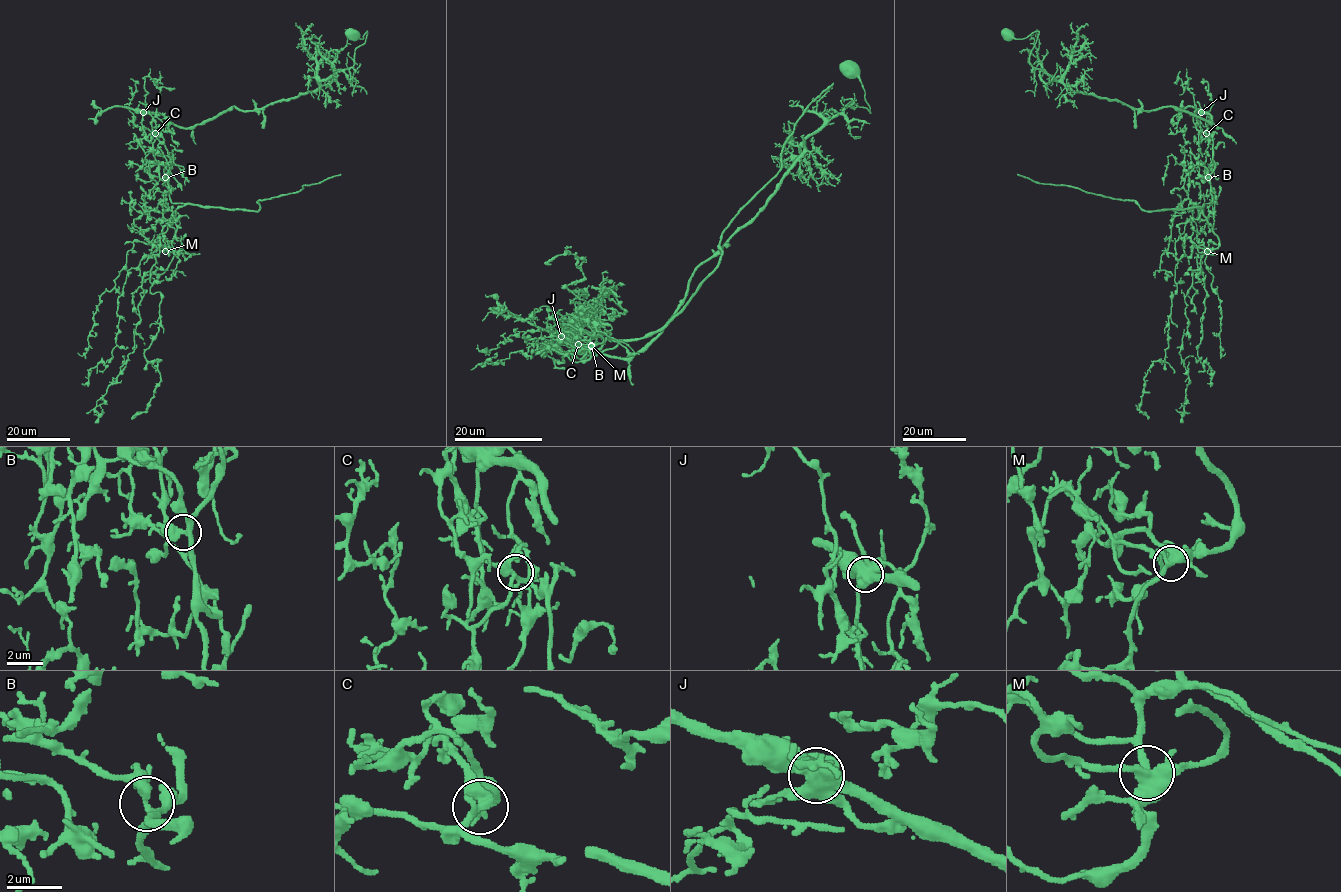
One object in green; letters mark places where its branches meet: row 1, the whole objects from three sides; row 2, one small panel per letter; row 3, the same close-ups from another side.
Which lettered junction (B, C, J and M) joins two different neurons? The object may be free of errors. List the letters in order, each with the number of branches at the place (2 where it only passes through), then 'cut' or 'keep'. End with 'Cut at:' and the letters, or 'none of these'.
B: 5 branches meet; keep
C: 5 branches meet; keep
J: 6 branches meet; cut
M: 5 branches meet; keep
Cut at: J

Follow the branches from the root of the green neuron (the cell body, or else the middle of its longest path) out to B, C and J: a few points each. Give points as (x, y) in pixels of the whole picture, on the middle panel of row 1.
B: (850, 70), (869, 112), (852, 100), (805, 139), (640, 349), (609, 357), (559, 335), (591, 346)
C: (850, 70), (869, 112), (852, 100), (805, 139), (668, 324), (627, 357), (559, 335), (578, 344)
J: (850, 70), (869, 112), (852, 100), (805, 139), (655, 337), (609, 357), (561, 336)

